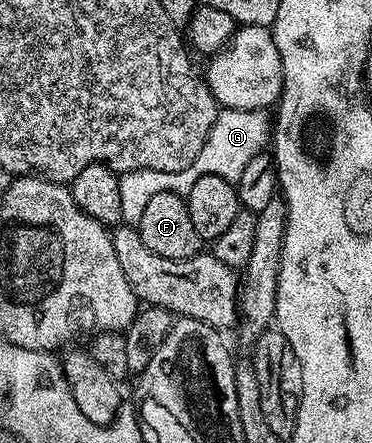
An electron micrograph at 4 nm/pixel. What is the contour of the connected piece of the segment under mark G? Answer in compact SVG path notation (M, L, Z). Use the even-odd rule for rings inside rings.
M221 108L216 115L214 127L210 127L210 135L198 151L194 163L177 173L163 173L153 169L135 169L129 173L119 174L122 191L122 222L133 227L139 226L140 216L146 203L156 193L179 193L187 195L190 187L202 179L202 175L218 175L222 179L236 182L242 175L246 163L254 159L254 155L265 152L270 141L270 117L263 109L226 109Z

